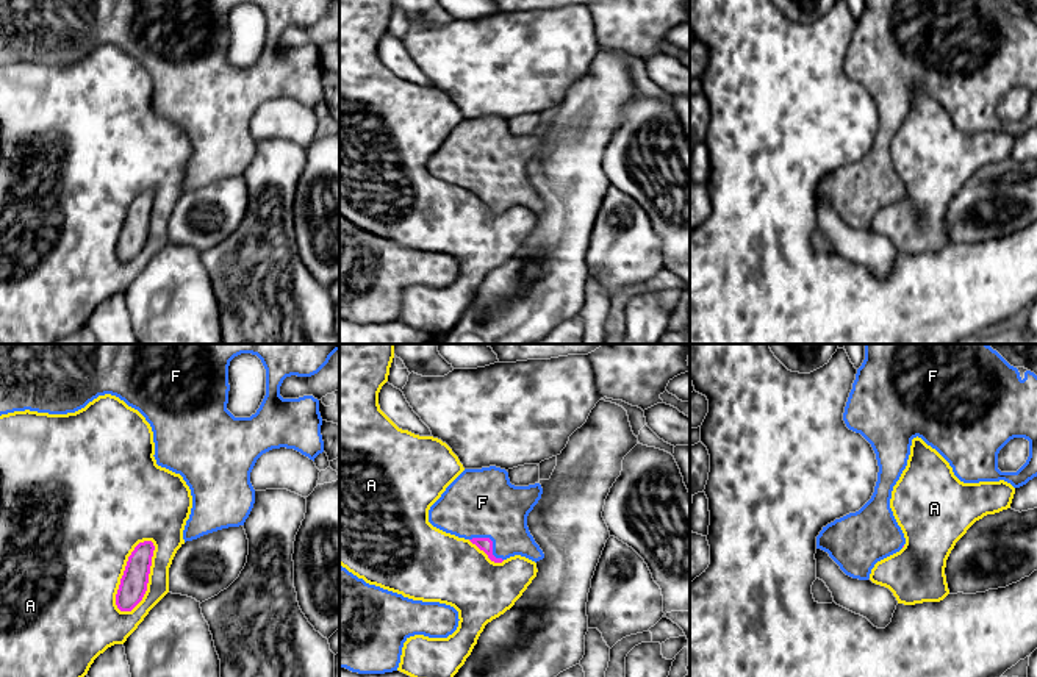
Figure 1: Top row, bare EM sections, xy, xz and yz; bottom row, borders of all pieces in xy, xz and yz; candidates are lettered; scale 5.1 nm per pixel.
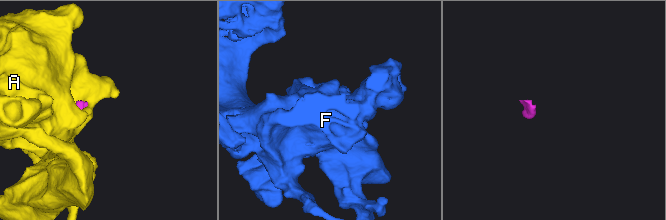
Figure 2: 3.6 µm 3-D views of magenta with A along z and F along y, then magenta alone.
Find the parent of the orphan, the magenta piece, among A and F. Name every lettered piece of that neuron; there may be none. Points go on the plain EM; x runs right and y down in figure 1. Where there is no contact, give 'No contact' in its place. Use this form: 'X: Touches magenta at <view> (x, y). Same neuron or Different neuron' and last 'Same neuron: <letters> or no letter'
A: Touches magenta at xy (147, 230). Different neuron
F: Touches magenta at xz (491, 191). Same neuron
Same neuron: F

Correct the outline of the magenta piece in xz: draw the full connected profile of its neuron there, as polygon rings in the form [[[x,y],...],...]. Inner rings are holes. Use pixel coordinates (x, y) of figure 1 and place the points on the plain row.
[[[490,116],[465,119],[429,159],[429,172],[450,184],[469,189],[494,213],[521,205],[532,211],[544,208],[527,177],[527,166],[541,149],[540,133],[515,136],[505,119]]]

